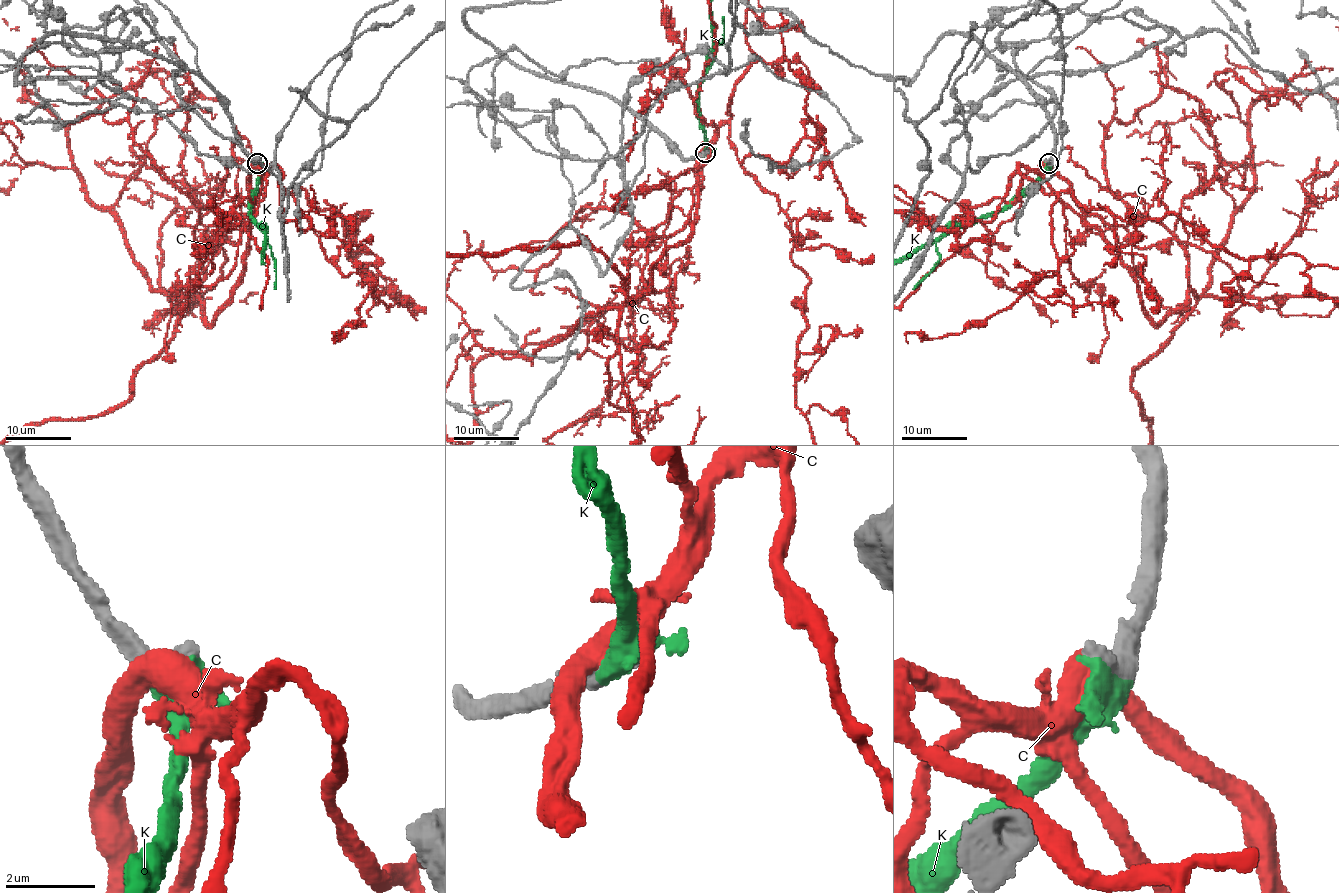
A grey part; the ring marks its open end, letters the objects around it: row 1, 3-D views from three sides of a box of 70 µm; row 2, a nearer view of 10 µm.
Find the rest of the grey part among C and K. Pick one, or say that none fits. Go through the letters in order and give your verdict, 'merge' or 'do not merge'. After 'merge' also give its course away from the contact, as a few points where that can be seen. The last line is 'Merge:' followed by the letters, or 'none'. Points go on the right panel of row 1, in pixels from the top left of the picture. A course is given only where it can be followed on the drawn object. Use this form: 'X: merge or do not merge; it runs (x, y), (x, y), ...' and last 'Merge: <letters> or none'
C: do not merge
K: merge
Merge: K

